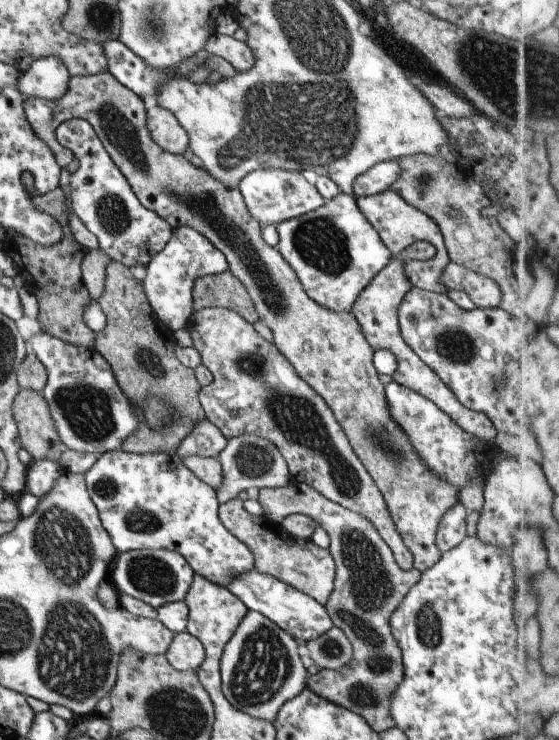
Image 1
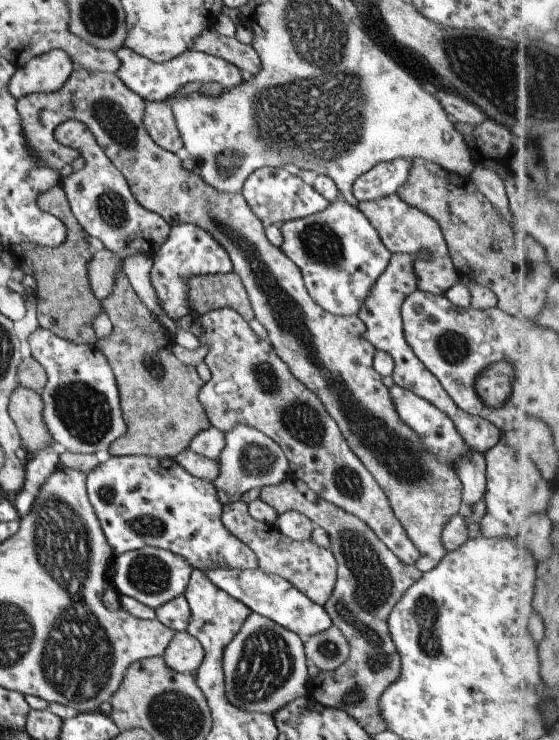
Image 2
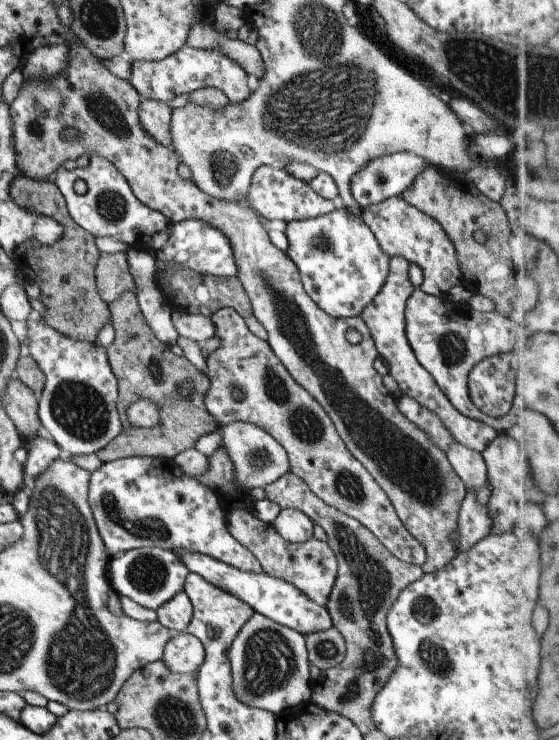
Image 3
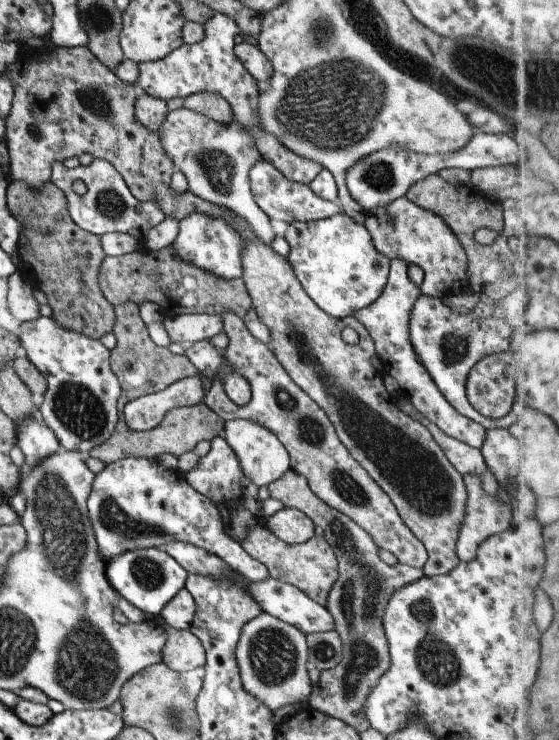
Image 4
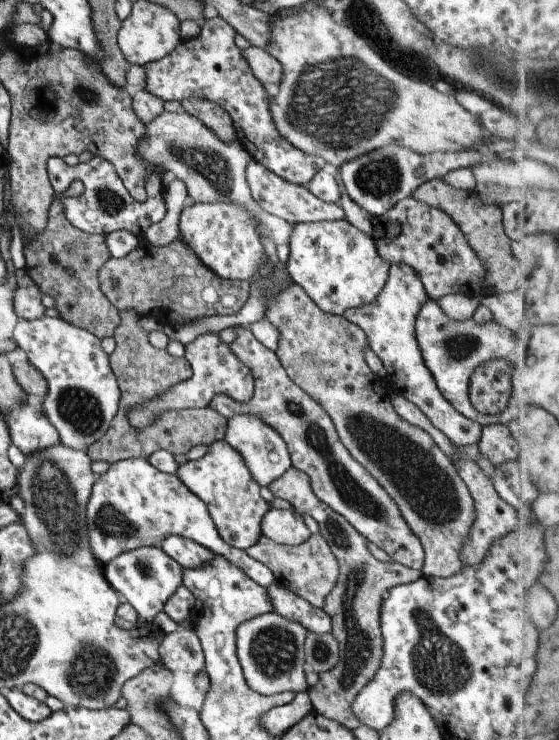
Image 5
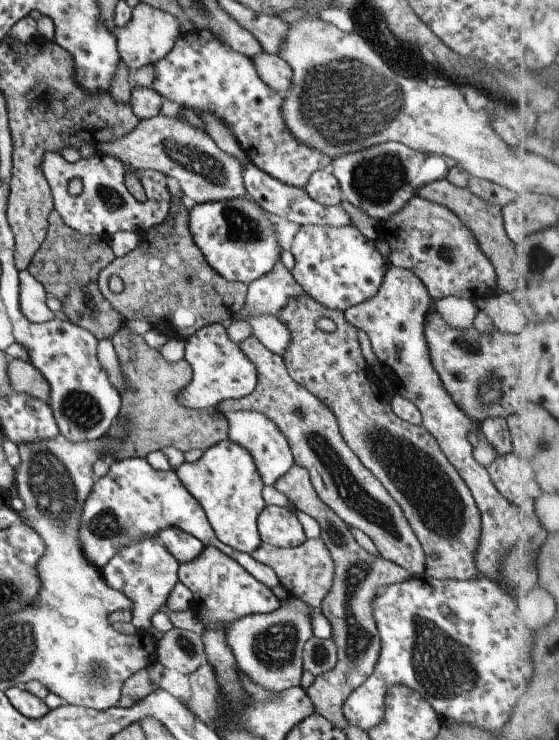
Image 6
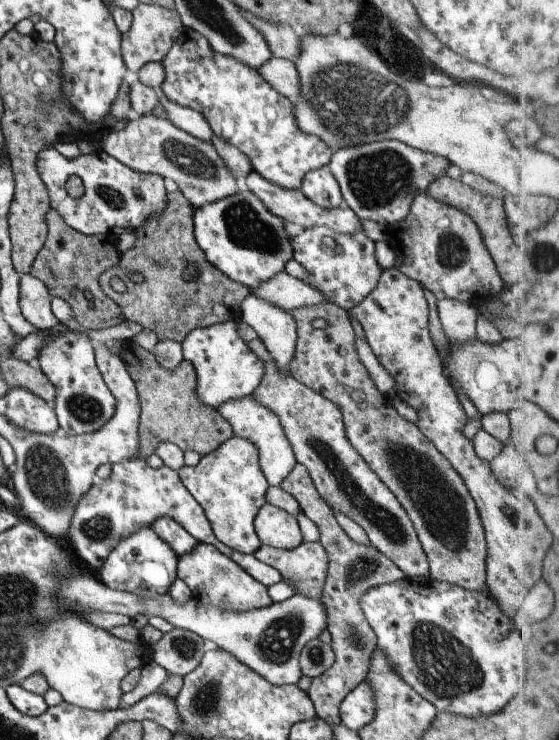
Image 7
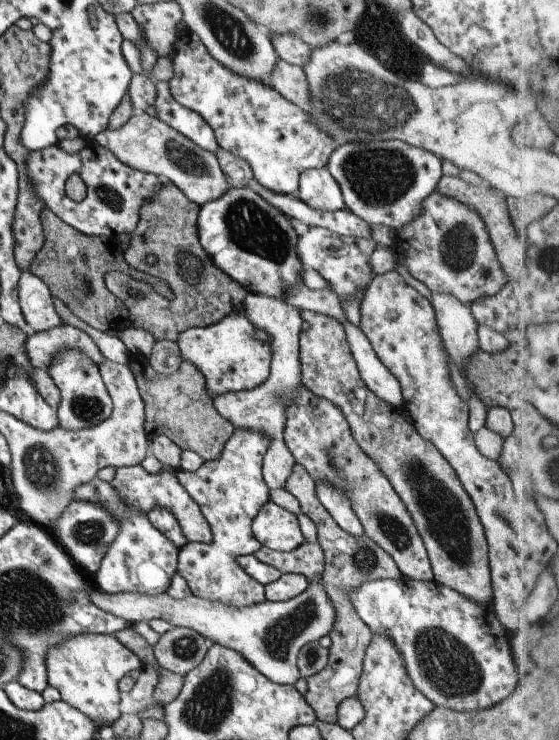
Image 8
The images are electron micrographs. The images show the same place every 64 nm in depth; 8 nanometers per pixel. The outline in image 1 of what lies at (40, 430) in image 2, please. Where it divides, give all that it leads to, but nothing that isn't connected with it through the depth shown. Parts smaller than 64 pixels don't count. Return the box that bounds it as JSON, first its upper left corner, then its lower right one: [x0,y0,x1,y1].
[12,389,64,464]

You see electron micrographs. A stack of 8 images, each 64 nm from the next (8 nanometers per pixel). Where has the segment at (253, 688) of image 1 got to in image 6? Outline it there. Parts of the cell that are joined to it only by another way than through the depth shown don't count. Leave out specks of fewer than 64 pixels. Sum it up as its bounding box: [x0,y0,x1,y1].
[225,598,313,693]

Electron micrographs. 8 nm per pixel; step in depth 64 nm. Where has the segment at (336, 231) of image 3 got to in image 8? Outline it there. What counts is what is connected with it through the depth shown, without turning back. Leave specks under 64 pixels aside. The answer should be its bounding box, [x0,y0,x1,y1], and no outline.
[296,227,376,302]

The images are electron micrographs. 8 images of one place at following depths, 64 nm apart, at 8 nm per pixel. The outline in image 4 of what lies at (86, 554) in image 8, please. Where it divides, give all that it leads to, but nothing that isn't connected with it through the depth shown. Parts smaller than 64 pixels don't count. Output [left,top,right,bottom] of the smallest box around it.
[86,457,269,581]

